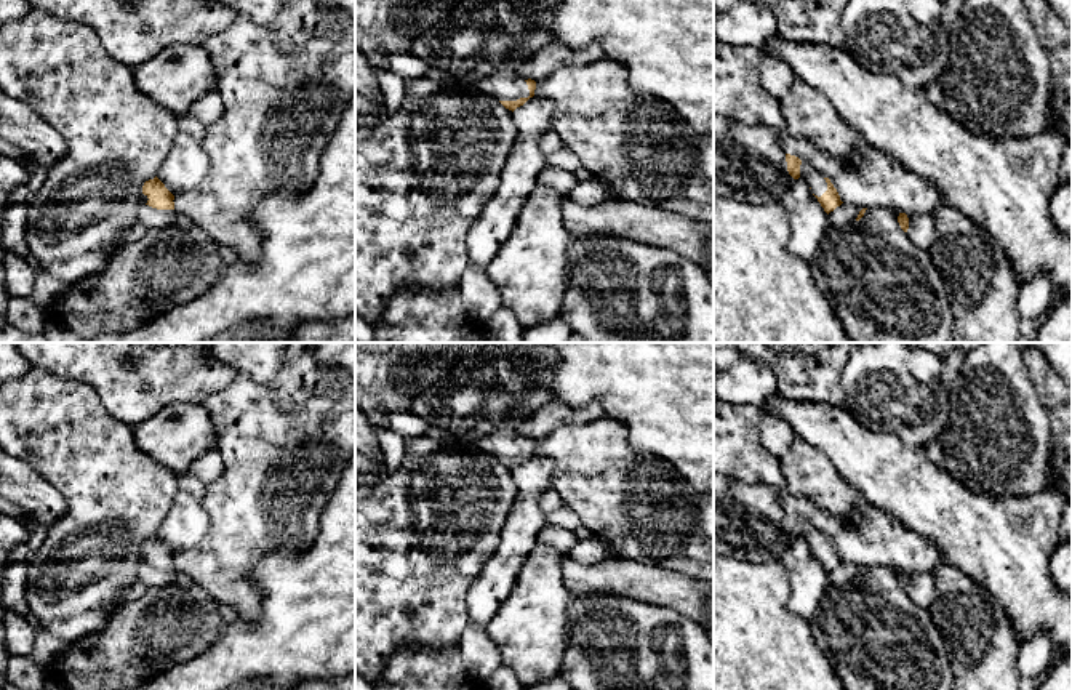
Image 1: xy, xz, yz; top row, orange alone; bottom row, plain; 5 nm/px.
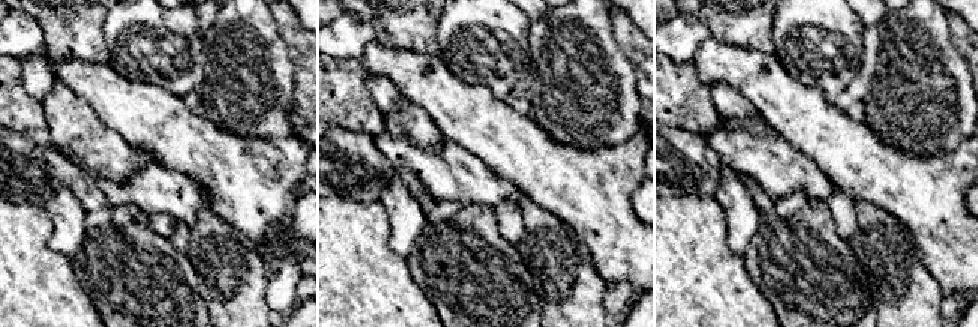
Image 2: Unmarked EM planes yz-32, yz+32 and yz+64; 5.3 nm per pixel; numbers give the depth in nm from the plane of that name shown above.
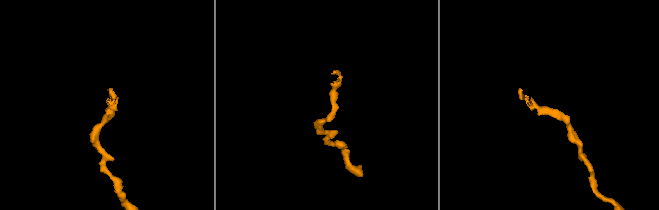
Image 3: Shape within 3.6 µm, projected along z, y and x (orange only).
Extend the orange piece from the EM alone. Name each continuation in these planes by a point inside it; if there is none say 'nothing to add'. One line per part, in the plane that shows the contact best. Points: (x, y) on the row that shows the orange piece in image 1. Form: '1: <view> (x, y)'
1: xz (479, 45)

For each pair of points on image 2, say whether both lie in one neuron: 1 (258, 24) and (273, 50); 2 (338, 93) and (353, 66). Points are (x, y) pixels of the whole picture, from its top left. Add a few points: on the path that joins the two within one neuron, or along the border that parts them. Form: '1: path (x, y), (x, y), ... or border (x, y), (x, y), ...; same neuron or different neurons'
1: path (258, 30), (269, 44); same neuron
2: path (338, 87), (350, 72); same neuron

